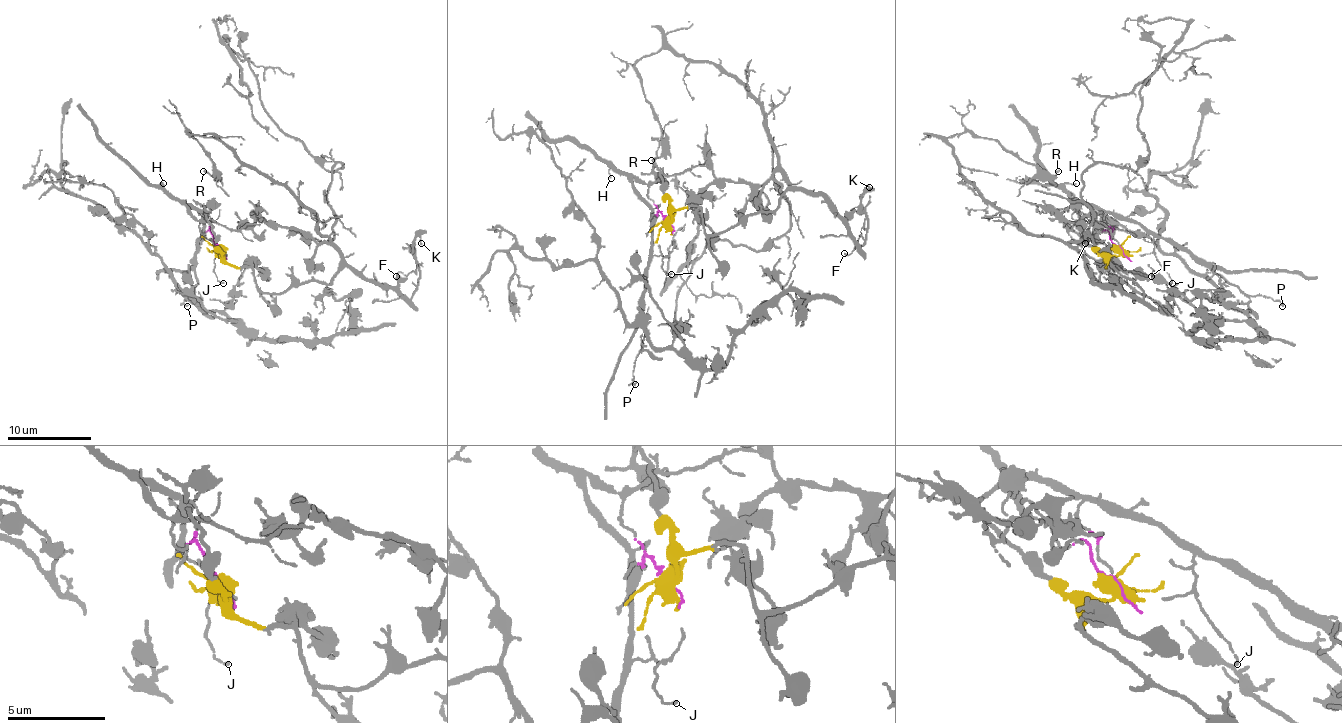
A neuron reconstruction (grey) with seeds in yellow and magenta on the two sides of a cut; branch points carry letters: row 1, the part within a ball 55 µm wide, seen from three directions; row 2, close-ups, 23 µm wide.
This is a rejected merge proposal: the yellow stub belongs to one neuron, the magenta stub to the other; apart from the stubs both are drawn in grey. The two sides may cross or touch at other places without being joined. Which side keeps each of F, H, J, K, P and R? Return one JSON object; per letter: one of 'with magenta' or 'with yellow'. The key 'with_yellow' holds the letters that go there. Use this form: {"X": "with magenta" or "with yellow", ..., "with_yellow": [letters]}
{"F": "with yellow", "H": "with magenta", "J": "with magenta", "K": "with yellow", "P": "with magenta", "R": "with yellow", "with_yellow": ["F", "K", "R"]}

